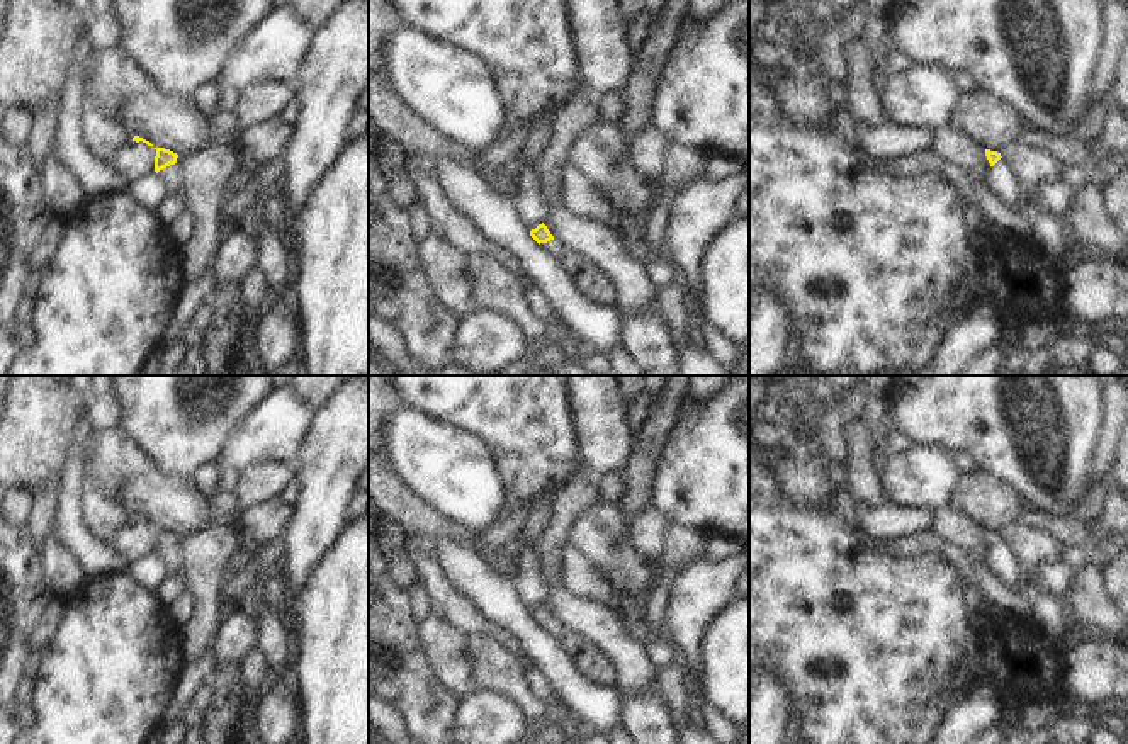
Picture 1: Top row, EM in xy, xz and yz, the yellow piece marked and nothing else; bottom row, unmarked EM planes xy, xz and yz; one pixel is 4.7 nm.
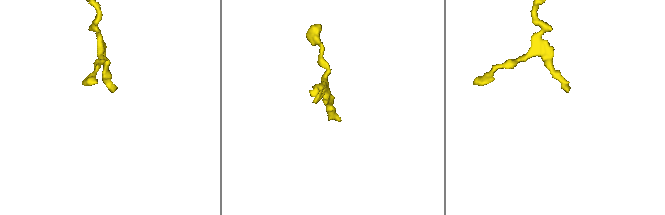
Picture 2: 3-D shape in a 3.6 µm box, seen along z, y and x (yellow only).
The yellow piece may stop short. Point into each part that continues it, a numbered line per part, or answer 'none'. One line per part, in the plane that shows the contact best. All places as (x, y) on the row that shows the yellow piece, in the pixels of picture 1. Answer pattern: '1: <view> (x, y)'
1: xy (170, 179)

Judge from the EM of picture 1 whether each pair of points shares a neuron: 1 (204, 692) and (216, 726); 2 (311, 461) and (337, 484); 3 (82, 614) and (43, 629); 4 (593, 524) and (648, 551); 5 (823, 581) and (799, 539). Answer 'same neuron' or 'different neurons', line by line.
1: different neurons
2: same neuron
3: different neurons
4: different neurons
5: same neuron

